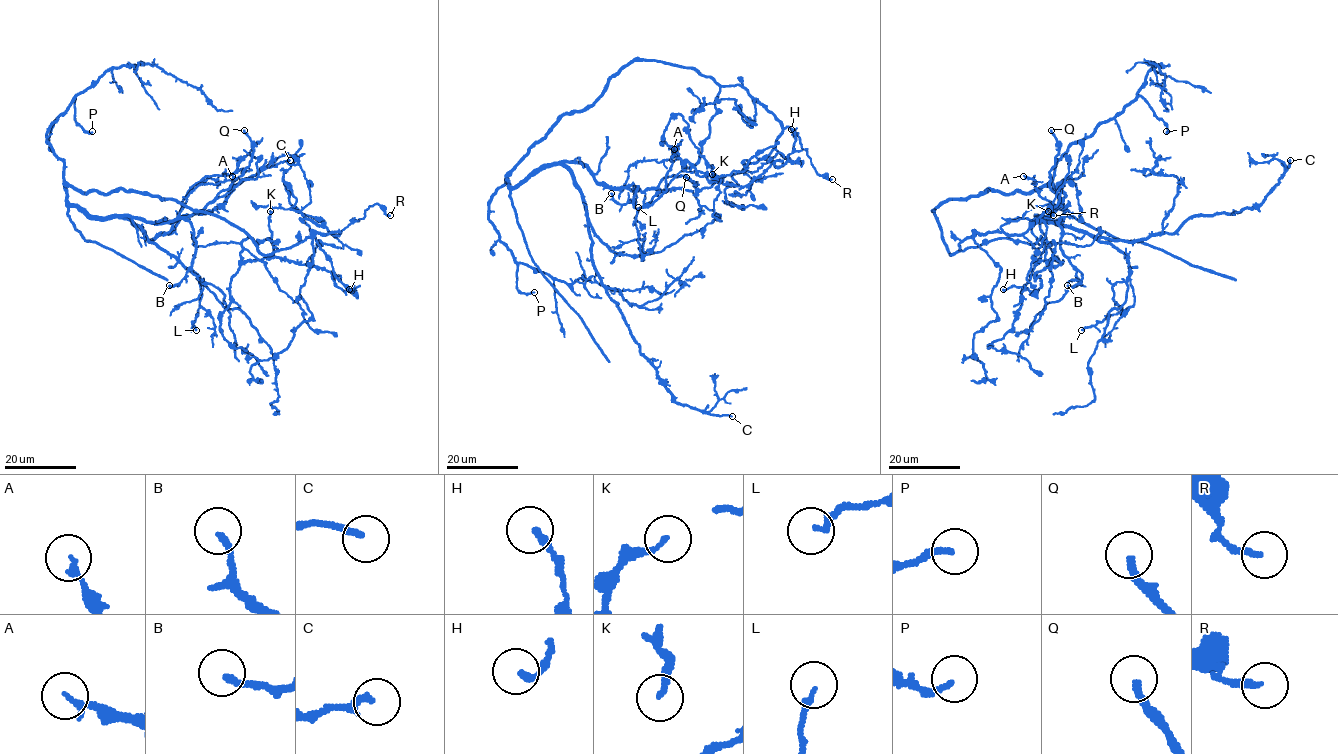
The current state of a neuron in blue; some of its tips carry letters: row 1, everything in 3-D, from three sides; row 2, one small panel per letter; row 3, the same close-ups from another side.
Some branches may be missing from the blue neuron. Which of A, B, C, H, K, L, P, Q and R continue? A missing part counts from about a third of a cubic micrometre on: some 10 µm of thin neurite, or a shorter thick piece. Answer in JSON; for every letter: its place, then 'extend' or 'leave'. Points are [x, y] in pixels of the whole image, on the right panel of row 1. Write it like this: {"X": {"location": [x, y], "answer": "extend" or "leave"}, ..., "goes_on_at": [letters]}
{"A": {"location": [1023, 176], "answer": "leave"}, "B": {"location": [1067, 285], "answer": "extend"}, "C": {"location": [1290, 160], "answer": "leave"}, "H": {"location": [1003, 289], "answer": "leave"}, "K": {"location": [1048, 211], "answer": "leave"}, "L": {"location": [1081, 330], "answer": "leave"}, "P": {"location": [1166, 131], "answer": "leave"}, "Q": {"location": [1051, 130], "answer": "extend"}, "R": {"location": [1053, 215], "answer": "extend"}, "goes_on_at": ["B", "Q", "R"]}

